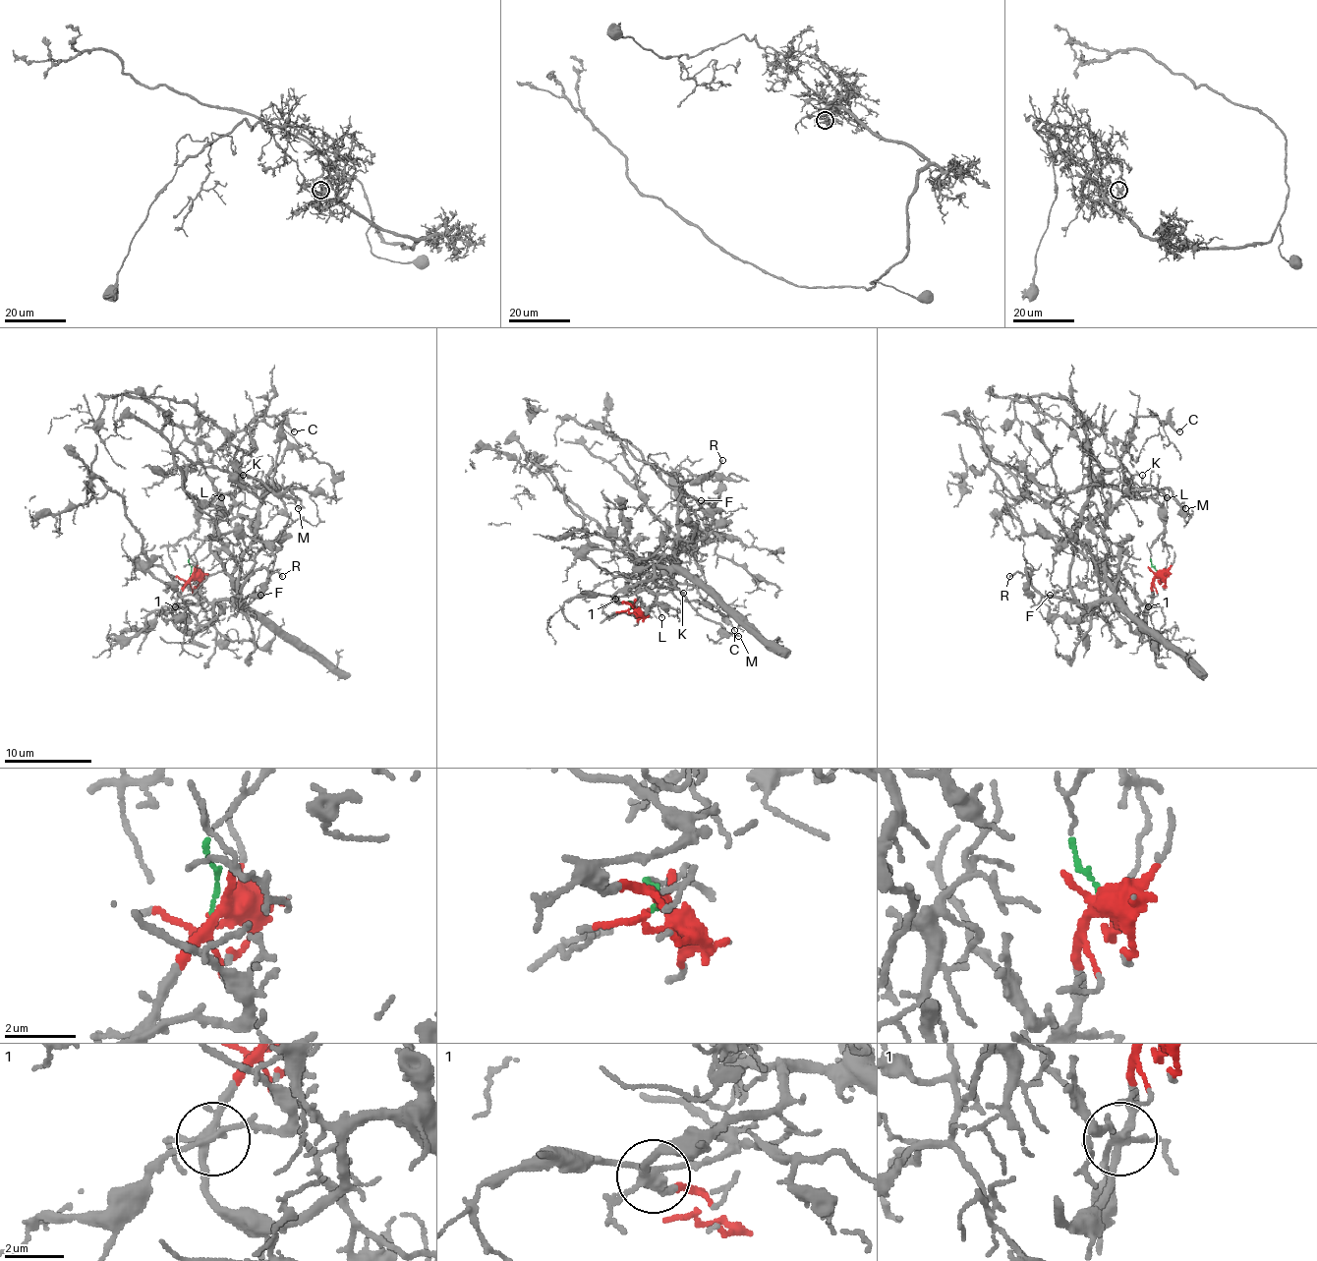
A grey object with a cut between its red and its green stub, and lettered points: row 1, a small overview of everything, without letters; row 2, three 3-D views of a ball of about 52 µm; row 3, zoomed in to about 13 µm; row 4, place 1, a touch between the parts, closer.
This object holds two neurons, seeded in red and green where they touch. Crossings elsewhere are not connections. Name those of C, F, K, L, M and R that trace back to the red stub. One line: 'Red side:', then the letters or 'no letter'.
Red side: F, R

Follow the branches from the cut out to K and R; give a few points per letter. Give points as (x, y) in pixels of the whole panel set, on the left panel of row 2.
K: (190, 575), (190, 557), (202, 542), (196, 536), (199, 511), (220, 493), (235, 493), (242, 487), (242, 474)
R: (192, 575), (174, 623), (194, 631), (213, 607), (238, 603), (240, 588), (265, 568), (281, 577)

